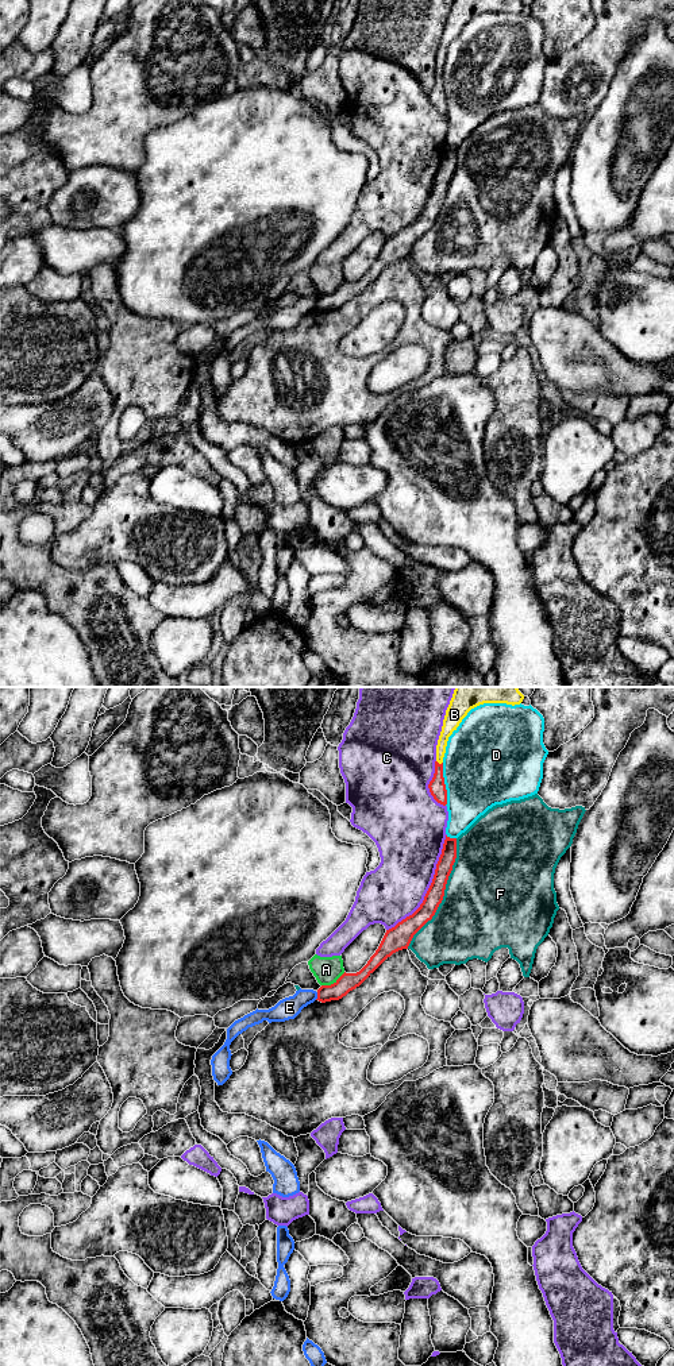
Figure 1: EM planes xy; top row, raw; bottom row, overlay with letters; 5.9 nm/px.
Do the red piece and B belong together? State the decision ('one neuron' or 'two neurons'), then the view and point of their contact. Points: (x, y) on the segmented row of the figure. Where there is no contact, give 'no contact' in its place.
one neuron | xy (438, 763)

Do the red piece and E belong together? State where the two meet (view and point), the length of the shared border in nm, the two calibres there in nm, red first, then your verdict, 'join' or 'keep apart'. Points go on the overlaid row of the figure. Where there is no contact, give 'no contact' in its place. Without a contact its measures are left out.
contact xy (318, 996); length 50 nm; calibres 110 and 130 nm; keep apart

